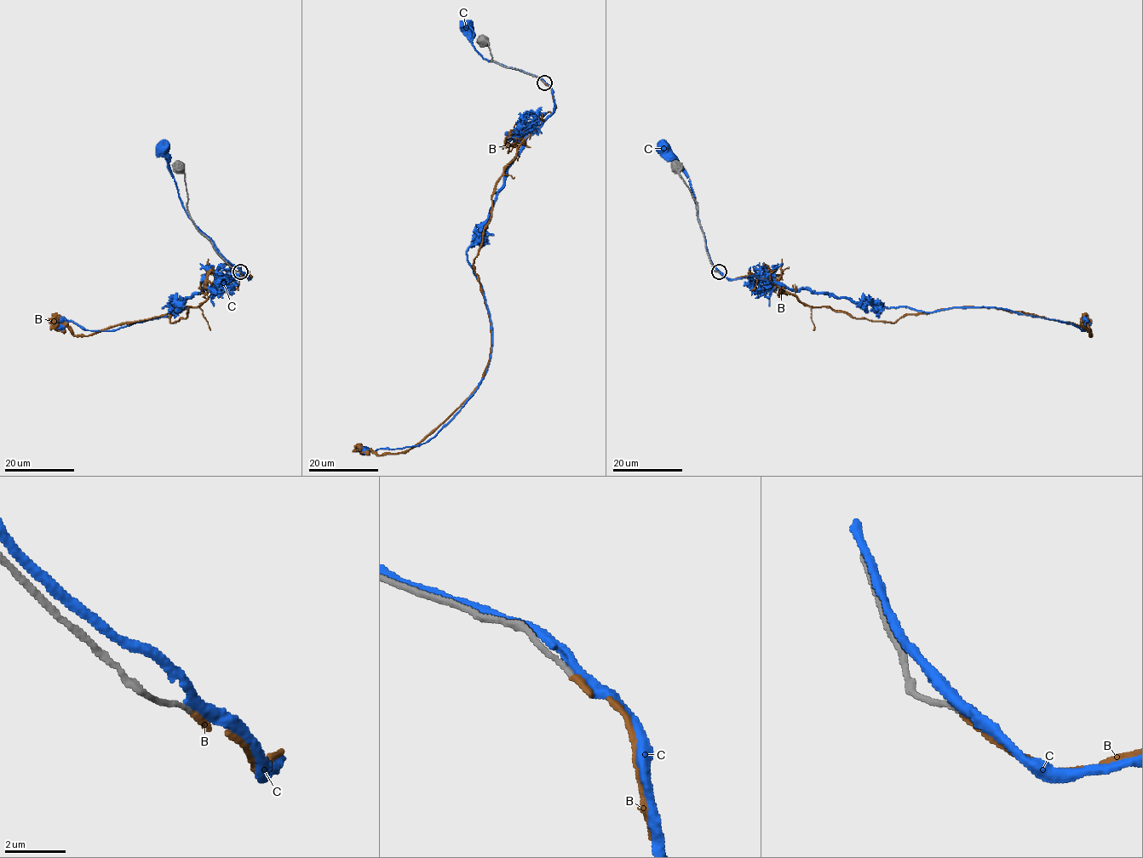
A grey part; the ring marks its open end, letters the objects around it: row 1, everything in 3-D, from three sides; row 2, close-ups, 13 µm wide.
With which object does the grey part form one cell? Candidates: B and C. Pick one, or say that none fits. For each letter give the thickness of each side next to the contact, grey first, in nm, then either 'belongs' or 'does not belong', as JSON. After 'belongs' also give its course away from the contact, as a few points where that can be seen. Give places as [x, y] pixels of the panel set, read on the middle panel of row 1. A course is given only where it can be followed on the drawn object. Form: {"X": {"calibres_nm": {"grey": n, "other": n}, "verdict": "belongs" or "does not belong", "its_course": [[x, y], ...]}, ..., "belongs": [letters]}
{"B": {"calibres_nm": {"grey": 180, "other": 240}, "verdict": "belongs", "its_course": [[544, 82], [555, 110], [496, 185], [473, 264], [491, 327], [480, 384], [412, 447], [352, 451]]}, "C": {"calibres_nm": {"grey": 180, "other": 340}, "verdict": "does not belong"}, "belongs": ["B"]}

